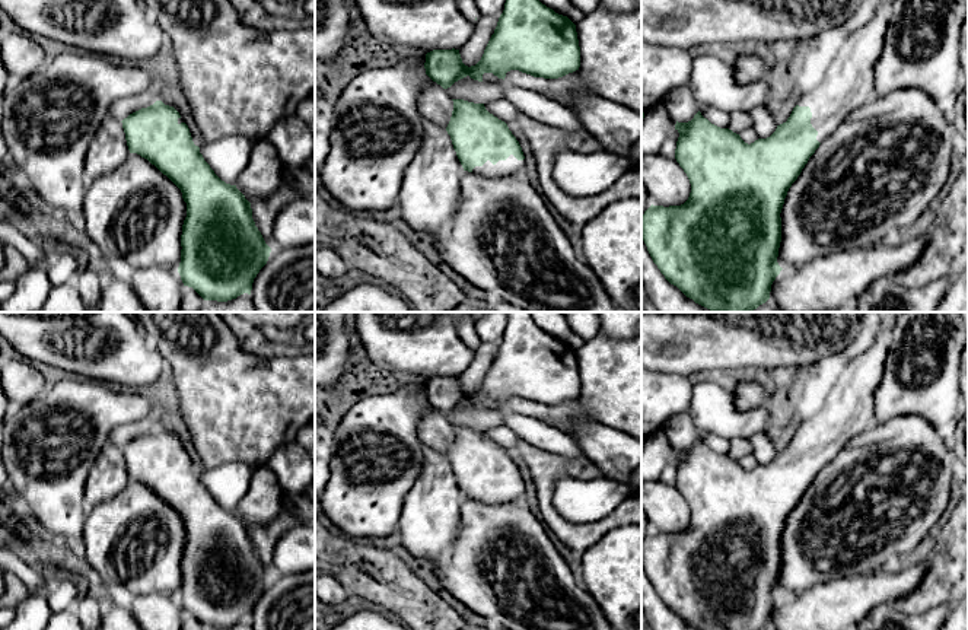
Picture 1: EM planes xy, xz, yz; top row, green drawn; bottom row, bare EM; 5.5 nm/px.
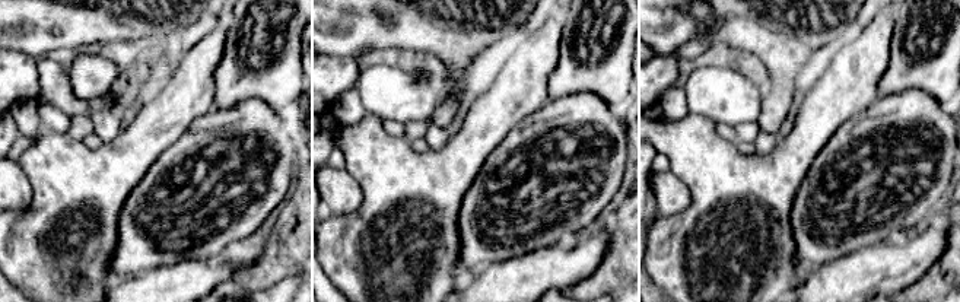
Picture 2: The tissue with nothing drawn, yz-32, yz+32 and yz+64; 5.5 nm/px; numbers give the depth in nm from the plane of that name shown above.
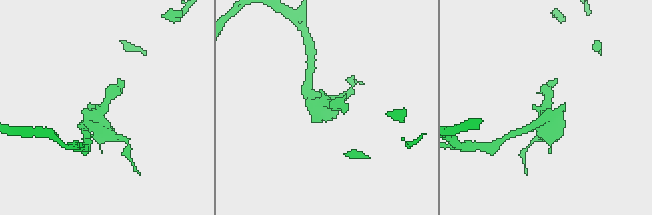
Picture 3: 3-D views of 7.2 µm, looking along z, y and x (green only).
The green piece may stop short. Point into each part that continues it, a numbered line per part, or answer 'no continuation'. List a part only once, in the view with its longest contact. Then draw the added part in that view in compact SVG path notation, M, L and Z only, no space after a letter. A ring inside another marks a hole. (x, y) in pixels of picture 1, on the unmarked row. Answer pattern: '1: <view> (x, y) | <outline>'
1: xz (510, 493) | M510 481L506 487L499 487L496 491L487 487L483 493L475 493L472 499L487 505L506 505L512 502L523 502L525 486L518 487L513 481Z

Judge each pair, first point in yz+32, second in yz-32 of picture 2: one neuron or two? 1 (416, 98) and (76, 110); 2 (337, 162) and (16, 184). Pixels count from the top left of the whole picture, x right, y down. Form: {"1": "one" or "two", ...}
{"1": "one", "2": "two"}

